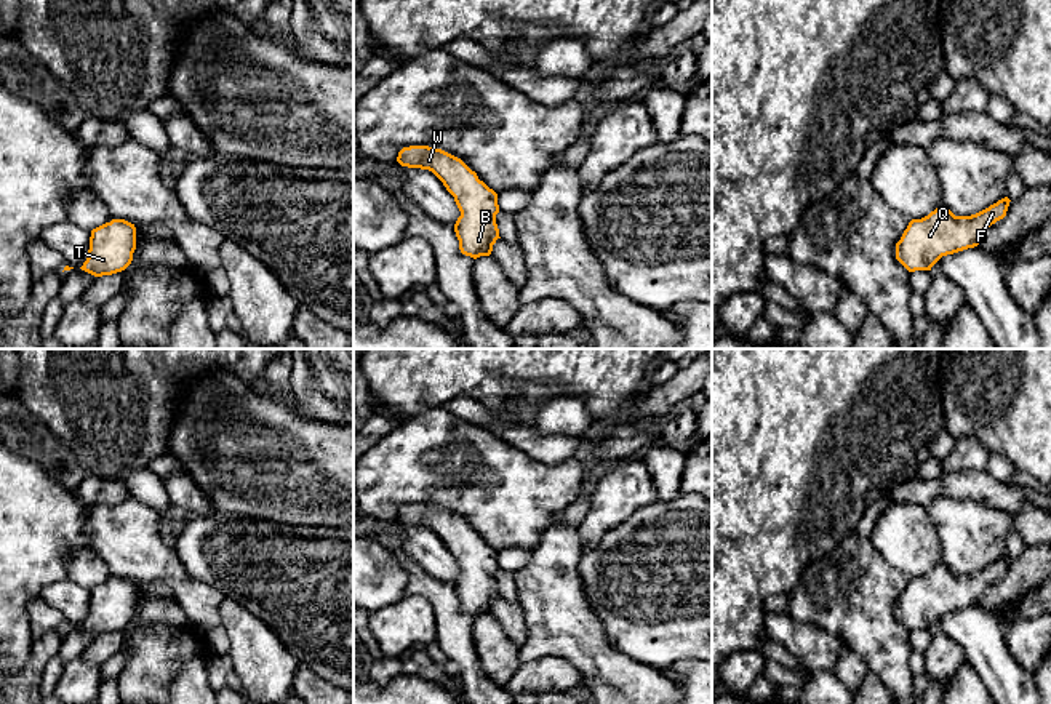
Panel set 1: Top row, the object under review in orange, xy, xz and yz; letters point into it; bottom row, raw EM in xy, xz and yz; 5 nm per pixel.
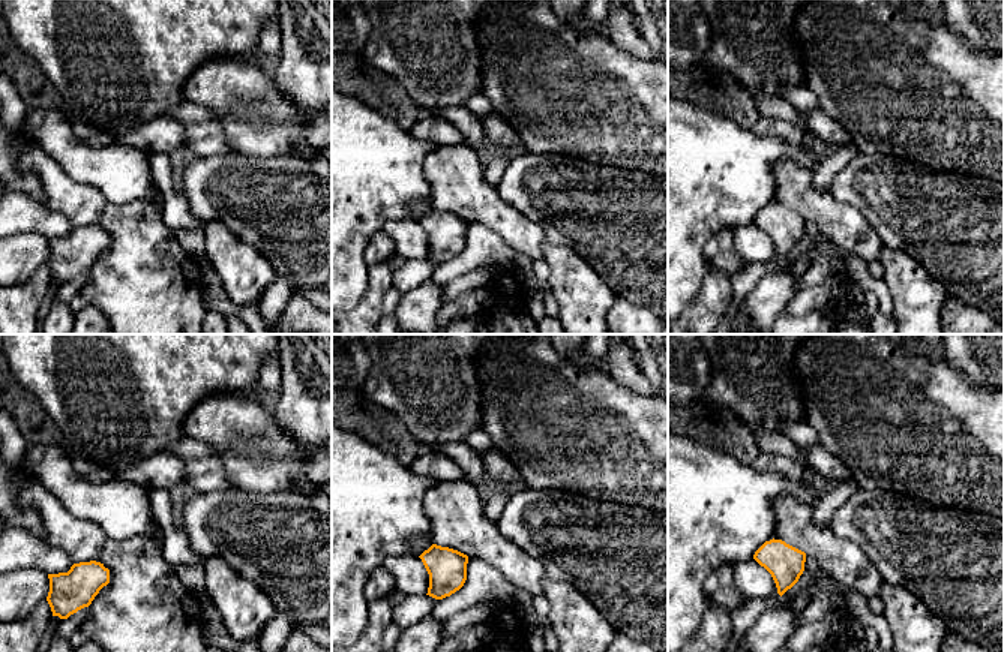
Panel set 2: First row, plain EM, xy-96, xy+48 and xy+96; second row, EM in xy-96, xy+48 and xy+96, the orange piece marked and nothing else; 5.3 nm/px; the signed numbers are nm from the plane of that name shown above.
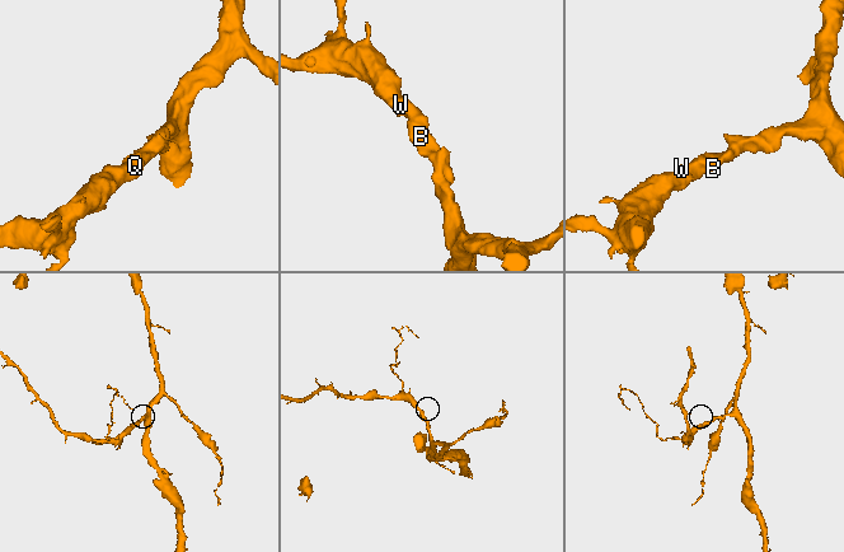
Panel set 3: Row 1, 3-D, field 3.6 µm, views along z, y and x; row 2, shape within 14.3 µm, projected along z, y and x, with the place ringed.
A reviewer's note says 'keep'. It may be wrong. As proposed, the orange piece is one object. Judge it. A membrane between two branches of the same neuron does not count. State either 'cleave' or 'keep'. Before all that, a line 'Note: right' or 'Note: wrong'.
Note: right
keep

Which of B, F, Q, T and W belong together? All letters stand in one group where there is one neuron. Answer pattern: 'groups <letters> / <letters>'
groups B F Q T W

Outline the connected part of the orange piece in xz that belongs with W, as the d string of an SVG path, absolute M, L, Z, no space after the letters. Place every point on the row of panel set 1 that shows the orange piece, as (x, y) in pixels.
M403 147L397 162L402 166L429 170L443 182L461 211L454 224L461 253L474 259L490 256L501 238L496 224L498 194L461 158L437 147Z

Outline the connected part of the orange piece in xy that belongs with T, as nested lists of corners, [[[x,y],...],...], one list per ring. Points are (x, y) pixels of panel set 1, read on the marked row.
[[[112,219],[91,230],[88,258],[80,269],[94,277],[122,272],[131,264],[134,250],[134,224]]]

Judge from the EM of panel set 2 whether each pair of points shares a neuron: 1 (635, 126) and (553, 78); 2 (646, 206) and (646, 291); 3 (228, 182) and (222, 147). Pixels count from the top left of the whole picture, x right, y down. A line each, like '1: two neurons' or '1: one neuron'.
1: one neuron
2: one neuron
3: two neurons

